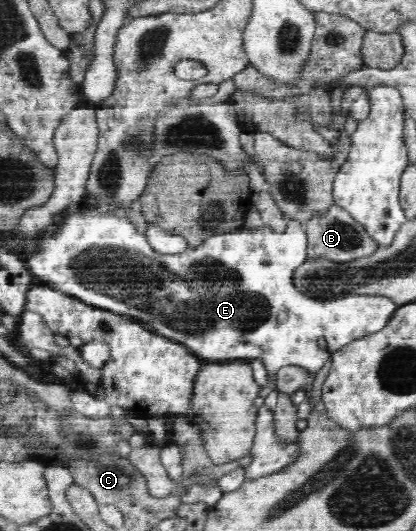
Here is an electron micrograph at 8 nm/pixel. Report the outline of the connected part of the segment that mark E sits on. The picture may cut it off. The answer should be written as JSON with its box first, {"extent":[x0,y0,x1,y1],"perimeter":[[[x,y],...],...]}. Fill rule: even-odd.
{"extent":[25,209,399,378],"perimeter":[[[82,209],[82,211],[78,211],[78,213],[68,215],[68,217],[64,219],[64,225],[62,225],[54,235],[50,235],[50,237],[46,235],[46,237],[42,239],[40,251],[38,251],[36,255],[32,254],[32,257],[25,256],[25,263],[36,281],[44,281],[45,285],[50,285],[51,288],[61,291],[67,296],[78,298],[91,306],[114,311],[114,313],[117,314],[130,315],[134,321],[142,321],[142,325],[144,325],[148,331],[158,331],[162,336],[185,344],[198,359],[209,359],[214,363],[230,361],[230,359],[246,359],[248,361],[251,361],[253,358],[260,359],[266,368],[268,378],[270,378],[271,376],[277,376],[278,371],[281,371],[282,367],[286,365],[304,367],[306,371],[317,374],[318,371],[324,367],[324,363],[330,359],[331,354],[338,351],[341,347],[344,347],[347,343],[380,331],[399,308],[399,305],[394,303],[393,299],[382,295],[350,294],[331,300],[315,300],[306,297],[306,295],[298,291],[298,288],[294,286],[293,279],[294,271],[307,260],[308,247],[309,244],[304,225],[300,222],[294,223],[294,221],[292,221],[290,227],[288,227],[284,233],[275,233],[268,227],[260,224],[258,229],[241,228],[237,231],[212,235],[210,239],[206,239],[202,245],[198,245],[198,247],[194,249],[190,249],[189,247],[186,251],[168,253],[168,255],[166,255],[165,253],[154,251],[149,241],[146,241],[144,235],[140,235],[140,233],[136,231],[136,227],[132,225],[126,217],[100,215],[100,213],[96,213],[96,211]],[[318,339],[324,339],[324,341],[326,341],[326,348],[320,348]]]}

